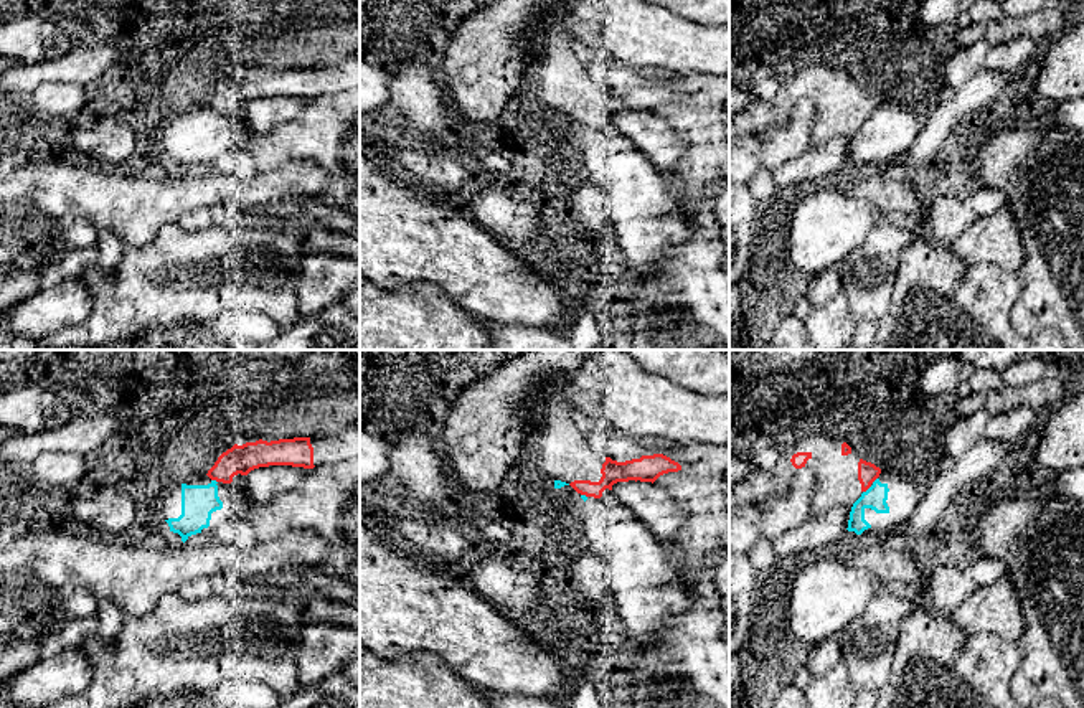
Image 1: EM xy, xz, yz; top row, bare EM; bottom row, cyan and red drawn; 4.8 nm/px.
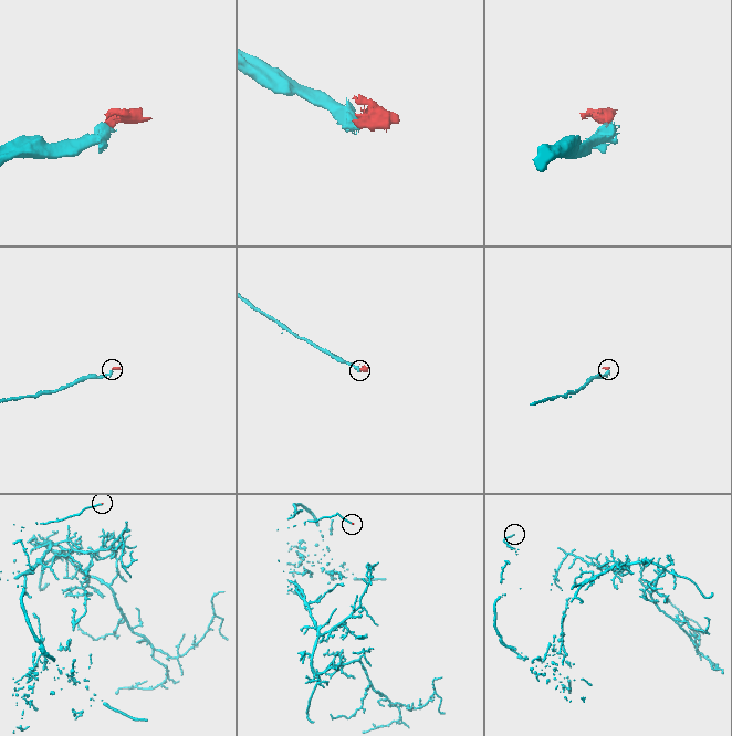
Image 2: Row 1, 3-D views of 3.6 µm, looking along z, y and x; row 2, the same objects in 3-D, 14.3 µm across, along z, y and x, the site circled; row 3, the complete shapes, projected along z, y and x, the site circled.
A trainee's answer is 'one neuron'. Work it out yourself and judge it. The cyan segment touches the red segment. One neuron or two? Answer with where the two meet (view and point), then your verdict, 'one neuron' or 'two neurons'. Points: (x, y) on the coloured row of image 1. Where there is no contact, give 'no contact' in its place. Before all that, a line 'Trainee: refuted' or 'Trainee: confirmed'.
Trainee: refuted
contact yz (868, 489); two neurons

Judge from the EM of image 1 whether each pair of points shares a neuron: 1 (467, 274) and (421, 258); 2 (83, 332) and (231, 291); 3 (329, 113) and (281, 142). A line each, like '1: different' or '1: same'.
1: same
2: same
3: same

